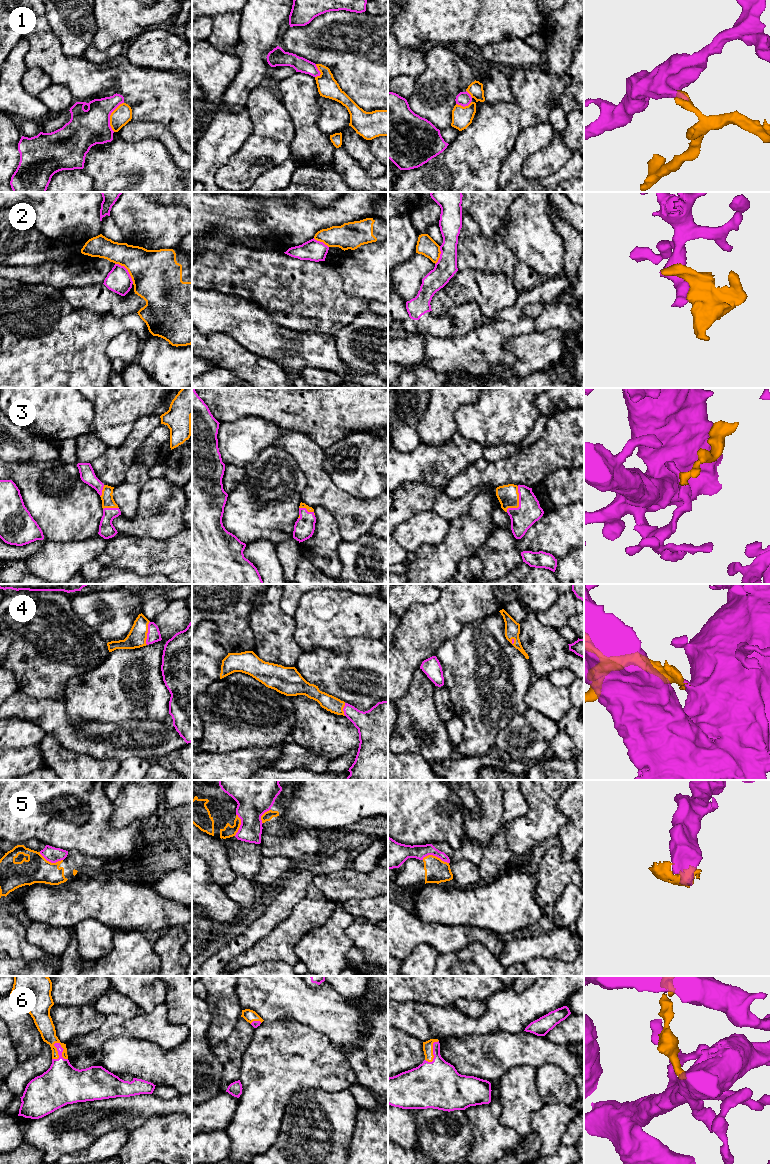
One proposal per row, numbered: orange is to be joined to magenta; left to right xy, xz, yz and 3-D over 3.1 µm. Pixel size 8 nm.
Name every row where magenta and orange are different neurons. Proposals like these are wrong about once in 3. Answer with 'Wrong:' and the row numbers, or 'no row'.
Wrong: 1, 2, 5

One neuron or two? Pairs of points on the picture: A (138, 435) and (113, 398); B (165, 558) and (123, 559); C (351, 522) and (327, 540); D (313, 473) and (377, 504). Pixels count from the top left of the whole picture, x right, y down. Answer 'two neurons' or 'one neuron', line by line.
A: two neurons
B: one neuron
C: two neurons
D: one neuron

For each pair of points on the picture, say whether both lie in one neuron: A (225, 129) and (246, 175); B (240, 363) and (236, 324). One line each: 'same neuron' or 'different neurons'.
A: different neurons
B: different neurons

